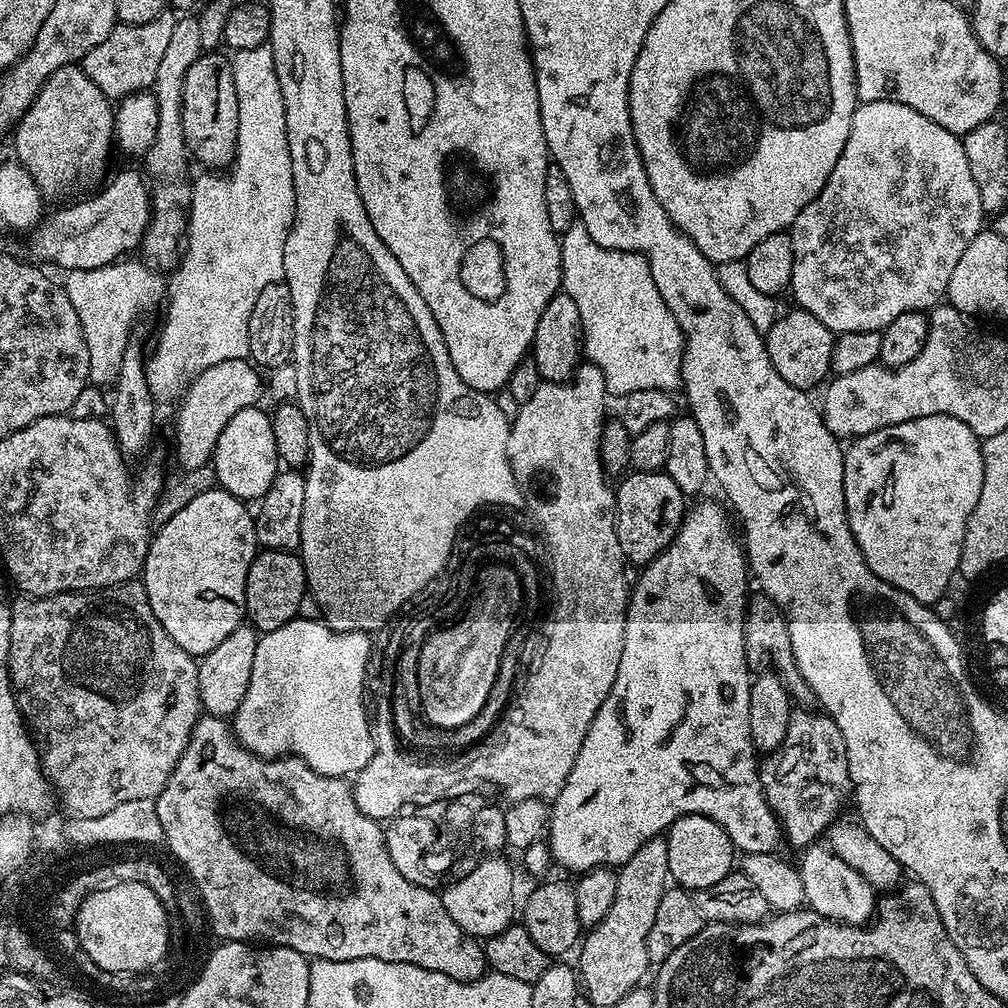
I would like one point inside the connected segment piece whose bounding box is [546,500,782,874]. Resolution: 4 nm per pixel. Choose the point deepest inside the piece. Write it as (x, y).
(671, 739)

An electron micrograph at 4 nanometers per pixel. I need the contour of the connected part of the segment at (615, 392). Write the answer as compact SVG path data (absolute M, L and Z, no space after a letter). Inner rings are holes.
M577 222L571 224L560 236L560 279L562 281L562 291L570 298L574 298L574 303L578 306L578 318L582 318L580 330L582 333L583 355L594 366L598 366L598 370L602 370L602 374L606 378L609 397L625 398L634 393L634 391L660 390L667 392L681 387L680 367L682 366L682 354L684 353L684 336L680 332L680 327L674 318L674 314L670 314L666 302L662 302L662 294L658 294L658 286L654 286L654 274L650 274L648 259L643 254L640 252L610 250L606 246L598 246L598 242L594 242L594 238L590 238L590 234L586 234L586 226Z

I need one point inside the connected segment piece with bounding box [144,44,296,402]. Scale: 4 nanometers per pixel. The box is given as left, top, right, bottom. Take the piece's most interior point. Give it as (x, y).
(237, 226)

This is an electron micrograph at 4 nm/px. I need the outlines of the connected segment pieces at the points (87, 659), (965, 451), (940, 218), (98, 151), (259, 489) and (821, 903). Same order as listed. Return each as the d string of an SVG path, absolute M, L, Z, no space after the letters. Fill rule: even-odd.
M139 579L127 580L124 584L115 584L109 588L97 588L91 592L59 592L53 596L29 596L20 594L11 601L12 617L10 618L10 650L8 651L8 677L12 683L12 693L16 705L28 725L32 741L36 743L36 752L40 755L40 764L44 775L48 777L55 795L64 803L69 817L102 818L114 806L122 802L150 800L159 796L166 786L178 758L188 745L192 730L202 715L200 695L198 694L198 664L190 653L182 650L170 634L154 618L150 610L150 598Z
M930 414L922 418L914 418L910 422L898 422L894 426L886 426L882 430L874 430L865 436L855 437L847 445L844 454L844 505L850 522L850 530L856 539L856 545L862 550L866 566L874 570L878 578L890 582L898 590L910 594L918 602L932 605L939 596L949 591L948 583L952 575L957 575L960 567L960 555L966 538L966 526L970 514L974 514L974 506L978 506L978 494L982 494L982 478L984 477L984 459L982 458L982 440L958 418L950 418L946 414Z
M879 100L869 104L857 103L852 121L850 122L850 138L846 138L846 150L842 150L842 158L830 170L830 178L826 178L826 186L798 214L798 218L792 224L790 235L794 246L794 274L790 285L791 295L796 295L795 303L804 308L822 326L829 328L834 334L841 332L857 332L858 330L870 330L871 332L883 332L898 314L907 312L923 312L936 307L945 299L950 282L950 274L954 274L954 266L958 266L958 258L962 258L962 250L974 242L974 238L985 227L986 213L982 202L978 199L978 186L974 186L974 177L970 175L970 162L966 162L966 150L963 139L955 136L950 130L942 130L938 122L930 122L926 114L918 114L910 106L902 106L902 102L890 102Z
M67 64L46 78L42 90L38 90L34 102L24 111L20 123L15 125L14 136L15 132L15 159L28 171L30 178L36 180L45 197L60 196L79 184L94 183L103 174L108 164L108 147L111 149L114 144L114 108L102 90L90 82L83 67Z
M260 406L243 408L222 426L218 442L212 451L210 461L216 472L216 483L225 492L234 494L245 502L259 501L270 490L278 471L278 459L274 444L274 432L271 430L272 417Z
M817 842L803 849L801 860L798 860L802 886L804 887L804 899L811 911L824 916L827 920L836 920L839 924L867 925L873 919L878 903L874 895L874 889L838 854L834 854L827 843Z

